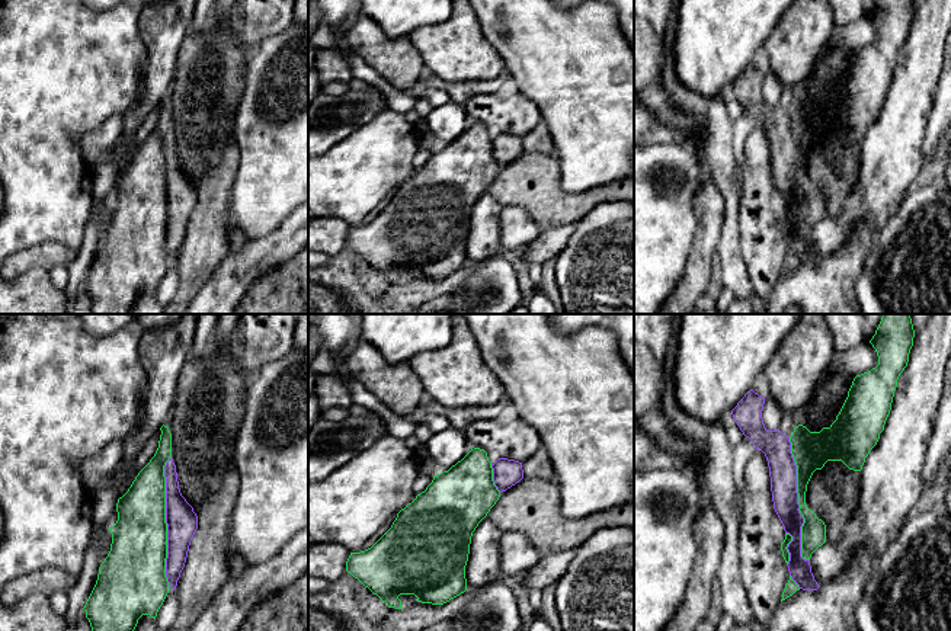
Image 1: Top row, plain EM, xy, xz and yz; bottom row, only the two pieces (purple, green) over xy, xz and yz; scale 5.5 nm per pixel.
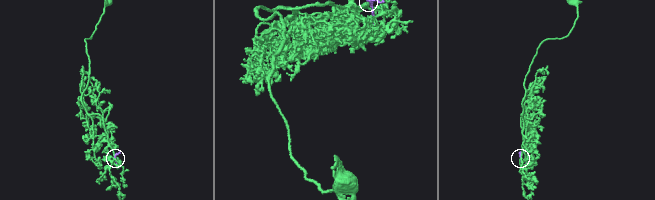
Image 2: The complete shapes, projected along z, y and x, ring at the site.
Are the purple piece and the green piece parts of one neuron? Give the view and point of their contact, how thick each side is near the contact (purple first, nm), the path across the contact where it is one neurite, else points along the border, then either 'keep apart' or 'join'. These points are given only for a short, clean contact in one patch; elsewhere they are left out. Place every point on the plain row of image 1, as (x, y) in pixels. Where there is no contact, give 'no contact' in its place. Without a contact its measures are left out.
contact xy (166, 197); calibres 180 and 320 nm; keep apart

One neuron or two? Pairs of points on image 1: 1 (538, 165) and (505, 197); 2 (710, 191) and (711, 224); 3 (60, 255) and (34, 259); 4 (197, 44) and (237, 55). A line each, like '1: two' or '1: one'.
1: one
2: one
3: one
4: one

